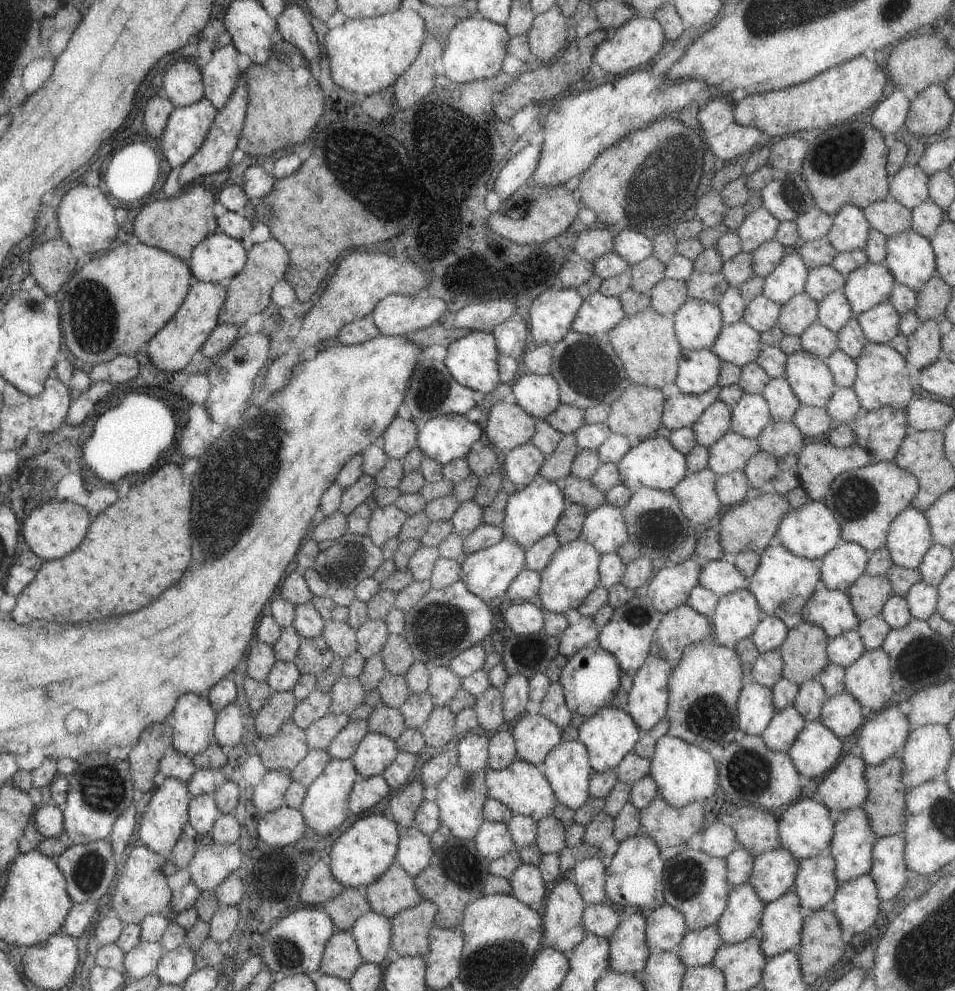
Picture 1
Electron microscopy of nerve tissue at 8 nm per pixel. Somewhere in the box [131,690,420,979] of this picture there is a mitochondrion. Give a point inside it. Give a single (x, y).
(291, 954)

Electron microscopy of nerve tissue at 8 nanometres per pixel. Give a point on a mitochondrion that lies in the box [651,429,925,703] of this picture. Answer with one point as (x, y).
(852, 498)

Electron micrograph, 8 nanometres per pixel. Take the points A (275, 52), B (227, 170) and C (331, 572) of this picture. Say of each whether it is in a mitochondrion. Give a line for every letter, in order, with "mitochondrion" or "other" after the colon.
A: other
B: other
C: other

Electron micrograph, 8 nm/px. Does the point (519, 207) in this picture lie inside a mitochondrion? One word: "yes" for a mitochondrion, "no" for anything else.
yes

